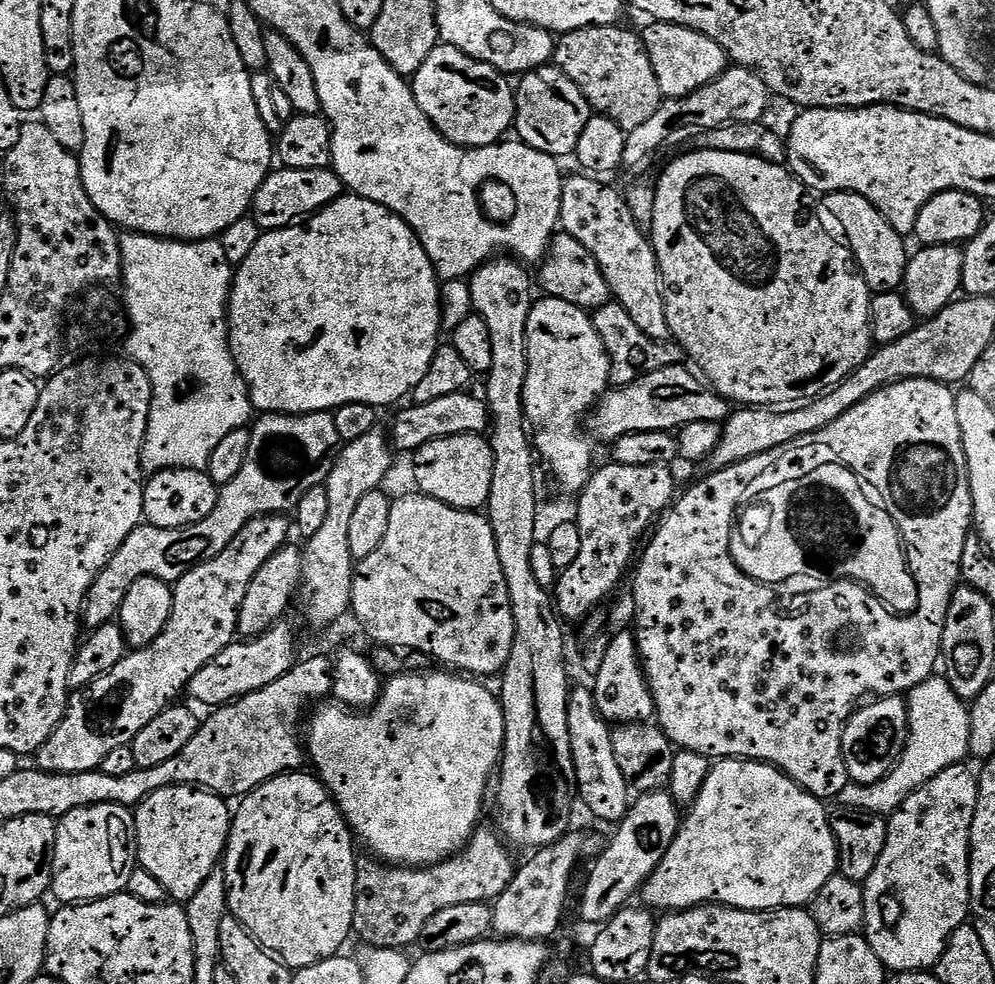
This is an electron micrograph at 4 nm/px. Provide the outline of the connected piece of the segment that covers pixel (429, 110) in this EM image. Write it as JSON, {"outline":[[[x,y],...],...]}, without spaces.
{"outline":[[[437,43],[435,50],[422,62],[415,76],[411,77],[412,93],[426,118],[444,135],[447,140],[459,148],[485,148],[501,143],[504,136],[513,127],[516,119],[516,94],[509,77],[486,62],[478,62],[462,50],[449,44]]]}

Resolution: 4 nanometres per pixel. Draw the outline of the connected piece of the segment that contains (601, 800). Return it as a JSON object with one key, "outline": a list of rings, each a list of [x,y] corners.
{"outline":[[[573,687],[568,694],[568,725],[574,758],[575,791],[584,799],[584,804],[600,820],[609,826],[615,825],[628,814],[630,789],[622,770],[618,770],[618,758],[614,758],[614,742],[609,721],[600,716],[591,687]]]}

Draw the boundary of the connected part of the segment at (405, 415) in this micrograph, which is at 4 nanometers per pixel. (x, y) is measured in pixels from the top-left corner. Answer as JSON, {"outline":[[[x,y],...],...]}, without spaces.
{"outline":[[[465,390],[458,394],[446,394],[446,398],[437,398],[434,402],[421,404],[409,403],[408,408],[401,407],[390,427],[390,443],[397,453],[414,454],[426,442],[434,442],[438,438],[450,438],[458,434],[487,433],[492,423],[492,413],[488,410],[487,399],[471,396],[471,391]]]}

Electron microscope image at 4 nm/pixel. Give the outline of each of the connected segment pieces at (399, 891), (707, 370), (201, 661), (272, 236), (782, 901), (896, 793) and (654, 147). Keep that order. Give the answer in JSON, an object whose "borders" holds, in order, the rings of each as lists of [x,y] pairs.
{"borders":[[[[495,831],[492,832],[473,832],[468,845],[457,856],[451,856],[449,860],[443,860],[430,868],[402,868],[389,866],[375,858],[361,859],[356,866],[353,933],[357,937],[360,935],[368,948],[408,950],[411,949],[411,944],[415,945],[419,941],[422,926],[426,926],[426,922],[430,922],[430,918],[434,918],[438,910],[446,910],[446,906],[495,902],[511,884],[514,863],[512,864],[511,856],[513,853],[506,847],[505,841]]],[[[706,149],[704,151],[688,150],[685,156],[680,156],[664,173],[661,174],[660,180],[655,181],[656,197],[654,198],[654,218],[653,230],[650,235],[652,249],[656,251],[656,265],[660,268],[660,287],[664,290],[664,309],[666,310],[666,322],[668,323],[668,331],[674,337],[675,343],[684,349],[684,355],[689,361],[693,360],[697,364],[695,367],[702,373],[703,379],[710,385],[712,391],[723,396],[725,400],[736,406],[759,406],[761,408],[771,409],[773,406],[799,406],[809,400],[815,400],[821,396],[823,392],[829,388],[838,386],[850,375],[854,370],[858,370],[858,366],[862,366],[862,362],[866,362],[866,358],[872,355],[874,351],[874,341],[872,338],[872,296],[869,293],[866,282],[861,278],[859,269],[855,264],[855,259],[851,250],[845,243],[835,240],[830,233],[824,229],[816,212],[812,209],[812,204],[808,201],[810,197],[809,189],[805,188],[791,171],[784,164],[771,164],[771,162],[763,160],[760,157],[748,156],[746,153],[722,153],[718,150]]],[[[287,515],[282,516],[260,516],[257,520],[251,520],[250,523],[242,530],[242,534],[238,534],[238,538],[234,538],[234,542],[230,542],[230,546],[226,550],[222,550],[222,554],[218,554],[218,558],[214,558],[210,562],[200,564],[194,570],[190,570],[190,574],[186,574],[181,580],[175,581],[172,589],[172,609],[170,610],[170,618],[166,622],[166,626],[162,630],[162,634],[158,634],[156,641],[146,648],[129,651],[122,662],[118,662],[118,666],[110,669],[105,676],[100,676],[93,684],[88,684],[83,690],[77,691],[74,698],[69,699],[68,708],[64,712],[62,722],[58,722],[58,726],[50,734],[47,742],[39,748],[34,754],[34,764],[41,772],[49,772],[50,774],[78,774],[79,772],[95,772],[99,769],[103,759],[106,758],[112,750],[119,747],[131,745],[132,737],[138,735],[146,726],[150,726],[150,722],[154,722],[154,718],[158,718],[158,714],[162,714],[165,708],[173,703],[172,700],[176,695],[183,693],[187,689],[190,678],[194,678],[194,674],[198,674],[198,670],[202,670],[202,666],[206,666],[211,660],[216,660],[218,654],[222,654],[222,650],[226,650],[226,646],[230,646],[238,636],[238,614],[242,606],[242,598],[246,598],[246,590],[250,590],[250,582],[254,578],[254,574],[258,574],[258,570],[262,570],[262,566],[267,560],[273,556],[279,548],[285,547],[289,543],[288,540],[288,524],[290,528],[290,520]]],[[[345,194],[340,196],[333,204],[327,204],[325,208],[321,208],[319,212],[311,217],[310,222],[297,222],[286,228],[279,228],[273,232],[264,232],[256,240],[256,245],[249,250],[244,256],[244,261],[238,264],[232,277],[232,292],[228,295],[228,344],[232,348],[232,357],[238,366],[238,370],[242,374],[242,378],[248,387],[248,393],[252,399],[252,407],[260,414],[295,414],[298,412],[332,412],[337,408],[346,406],[350,402],[362,402],[369,404],[371,408],[383,410],[387,404],[399,405],[400,399],[411,397],[412,391],[418,386],[418,382],[422,382],[426,370],[430,370],[430,362],[434,362],[434,354],[442,343],[442,329],[440,326],[440,286],[441,281],[436,275],[432,260],[426,254],[426,250],[420,245],[420,239],[416,237],[416,232],[407,222],[398,214],[394,214],[386,206],[382,206],[378,202],[370,202],[366,198],[355,194]]],[[[759,760],[715,761],[702,790],[698,794],[698,798],[687,809],[670,850],[666,850],[662,862],[658,862],[654,874],[644,883],[642,897],[644,896],[645,901],[643,900],[643,903],[652,910],[661,908],[661,913],[664,914],[684,912],[688,908],[701,906],[741,908],[747,912],[772,912],[775,908],[804,908],[811,905],[813,898],[818,894],[818,890],[822,890],[822,886],[826,886],[826,882],[831,876],[837,875],[840,862],[832,827],[828,821],[830,812],[829,809],[824,808],[827,808],[825,801],[814,798],[805,788],[800,787],[787,774],[772,767],[771,764],[762,764]]],[[[933,674],[907,693],[908,737],[898,762],[882,778],[873,784],[852,784],[840,791],[839,803],[859,812],[871,812],[874,816],[891,817],[912,792],[924,787],[926,782],[938,778],[942,770],[956,764],[964,764],[970,753],[969,705],[962,700],[943,675]]],[[[729,66],[718,77],[711,80],[689,96],[677,96],[665,99],[654,110],[647,122],[642,122],[638,130],[627,133],[624,164],[640,164],[647,156],[660,152],[663,148],[676,148],[679,144],[687,145],[696,135],[714,130],[716,127],[730,126],[731,123],[758,123],[765,119],[764,111],[768,108],[770,93],[768,87],[745,68]]]]}

